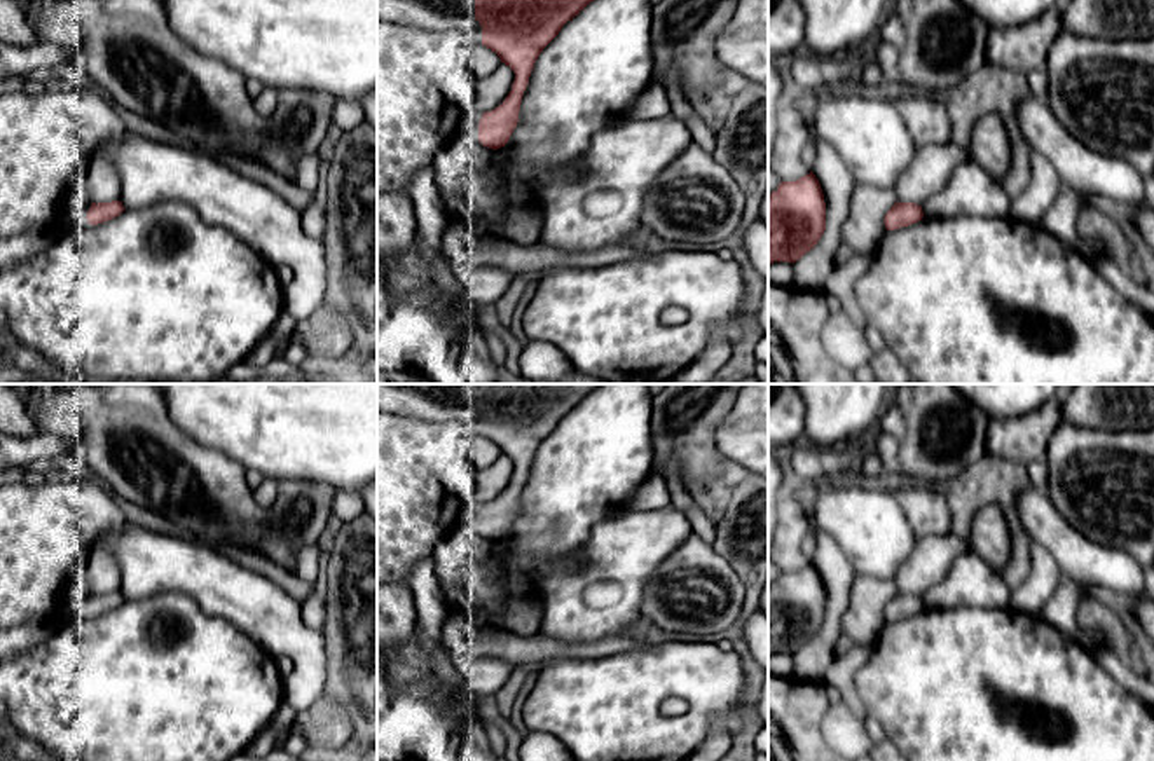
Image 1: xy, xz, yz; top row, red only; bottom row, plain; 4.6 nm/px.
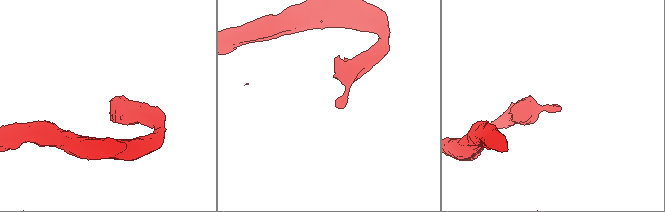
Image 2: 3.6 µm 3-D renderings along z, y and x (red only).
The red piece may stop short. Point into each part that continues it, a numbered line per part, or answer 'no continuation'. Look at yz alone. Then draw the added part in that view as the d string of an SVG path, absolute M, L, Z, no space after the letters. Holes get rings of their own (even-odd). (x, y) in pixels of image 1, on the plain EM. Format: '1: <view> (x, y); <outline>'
no continuation

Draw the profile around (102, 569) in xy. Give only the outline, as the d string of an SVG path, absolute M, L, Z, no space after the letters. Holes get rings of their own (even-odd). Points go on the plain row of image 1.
M87 548L86 557L86 581L91 593L112 593L120 590L120 567L110 550Z

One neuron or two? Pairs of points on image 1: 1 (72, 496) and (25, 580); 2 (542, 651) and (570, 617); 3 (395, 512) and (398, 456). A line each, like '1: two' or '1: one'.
1: one
2: two
3: one

